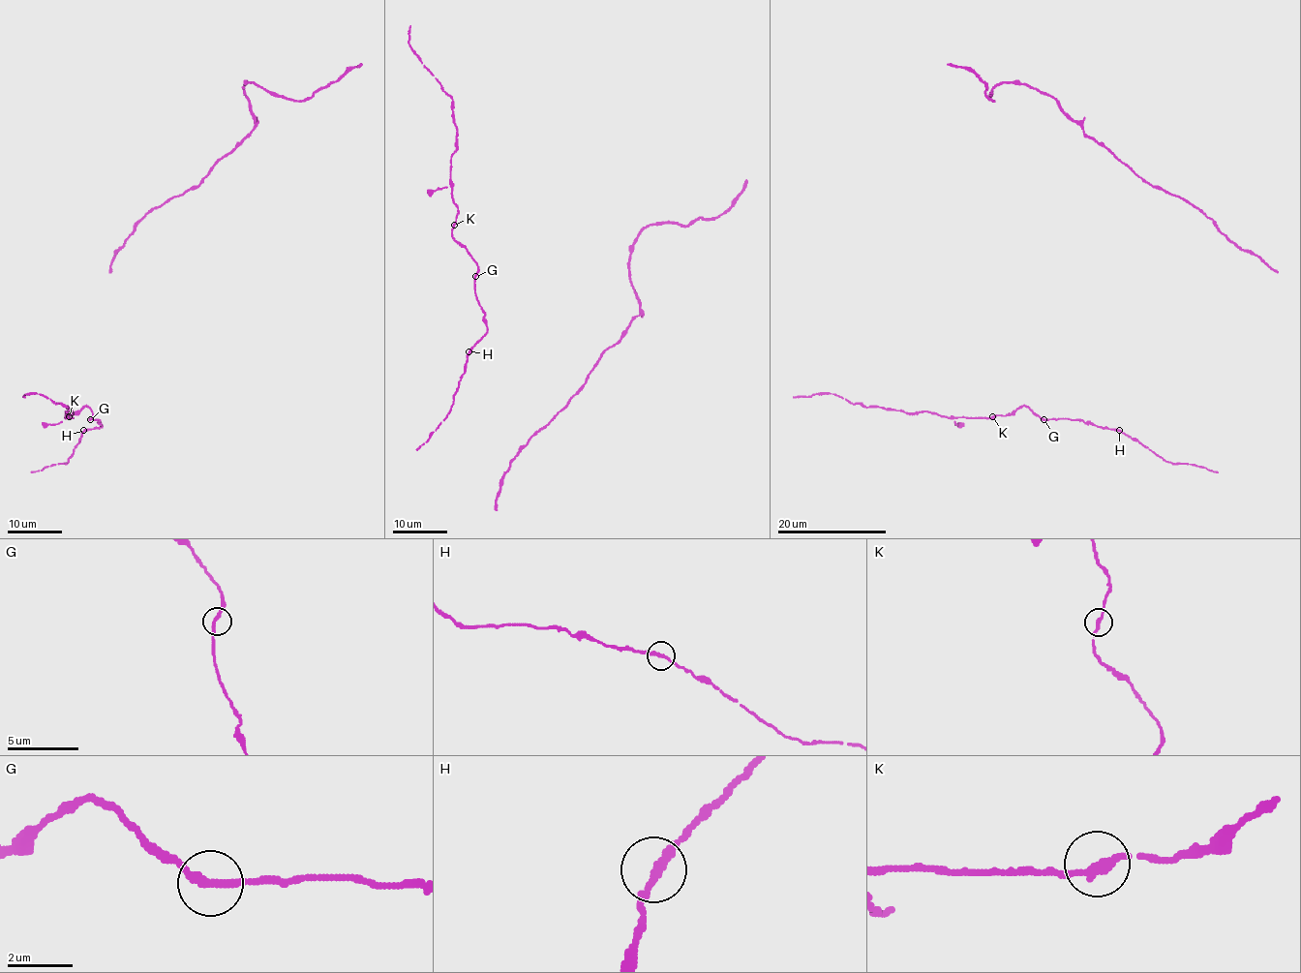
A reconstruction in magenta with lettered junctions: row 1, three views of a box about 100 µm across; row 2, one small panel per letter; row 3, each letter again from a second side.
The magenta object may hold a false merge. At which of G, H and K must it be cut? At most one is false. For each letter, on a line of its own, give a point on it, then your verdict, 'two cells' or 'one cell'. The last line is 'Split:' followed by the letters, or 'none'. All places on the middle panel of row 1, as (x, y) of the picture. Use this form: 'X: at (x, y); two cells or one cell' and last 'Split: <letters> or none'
G: at (475, 276); one cell
H: at (468, 351); one cell
K: at (454, 225); one cell
Split: none

